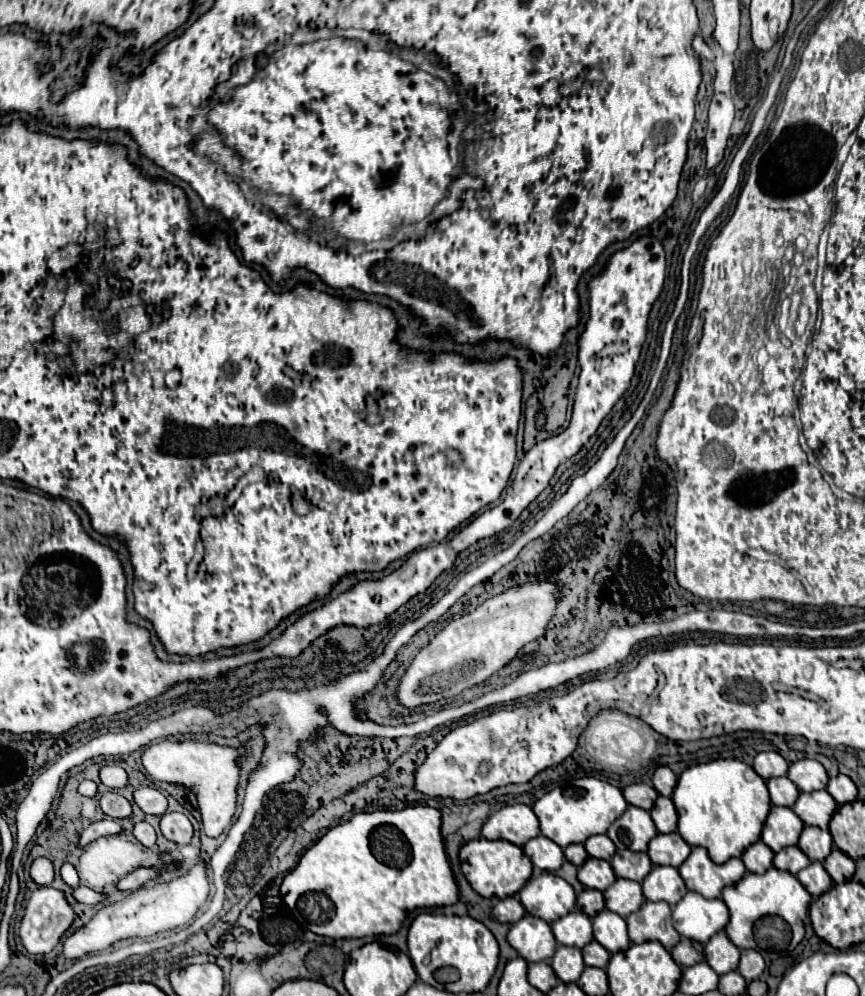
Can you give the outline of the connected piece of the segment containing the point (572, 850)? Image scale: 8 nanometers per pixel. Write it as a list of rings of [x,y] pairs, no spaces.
[[[571,844],[563,852],[565,852],[565,858],[575,866],[583,866],[587,860],[587,850],[583,848],[583,844]]]

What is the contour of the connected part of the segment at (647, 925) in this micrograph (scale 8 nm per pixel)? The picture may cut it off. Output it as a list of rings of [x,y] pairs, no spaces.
[[[643,902],[637,912],[627,916],[627,928],[633,944],[657,940],[671,950],[681,940],[679,932],[673,928],[671,908],[663,902]]]

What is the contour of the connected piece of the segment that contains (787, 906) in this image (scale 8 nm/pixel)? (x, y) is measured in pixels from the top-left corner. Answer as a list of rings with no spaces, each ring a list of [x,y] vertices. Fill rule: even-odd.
[[[769,868],[765,874],[751,874],[749,872],[743,876],[743,880],[739,880],[739,884],[735,884],[735,888],[725,888],[723,902],[727,904],[727,908],[731,912],[731,920],[725,926],[725,932],[737,948],[755,948],[755,938],[753,938],[755,922],[763,916],[777,914],[791,928],[789,950],[793,950],[805,934],[805,918],[809,912],[811,894],[799,884],[799,880],[793,874],[777,870],[777,868]]]

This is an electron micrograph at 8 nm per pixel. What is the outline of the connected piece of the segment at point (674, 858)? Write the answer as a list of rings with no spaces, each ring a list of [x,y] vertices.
[[[671,832],[671,834],[657,834],[651,844],[649,844],[649,858],[653,864],[661,864],[661,866],[681,866],[687,856],[691,852],[691,846],[677,834],[677,832]]]

